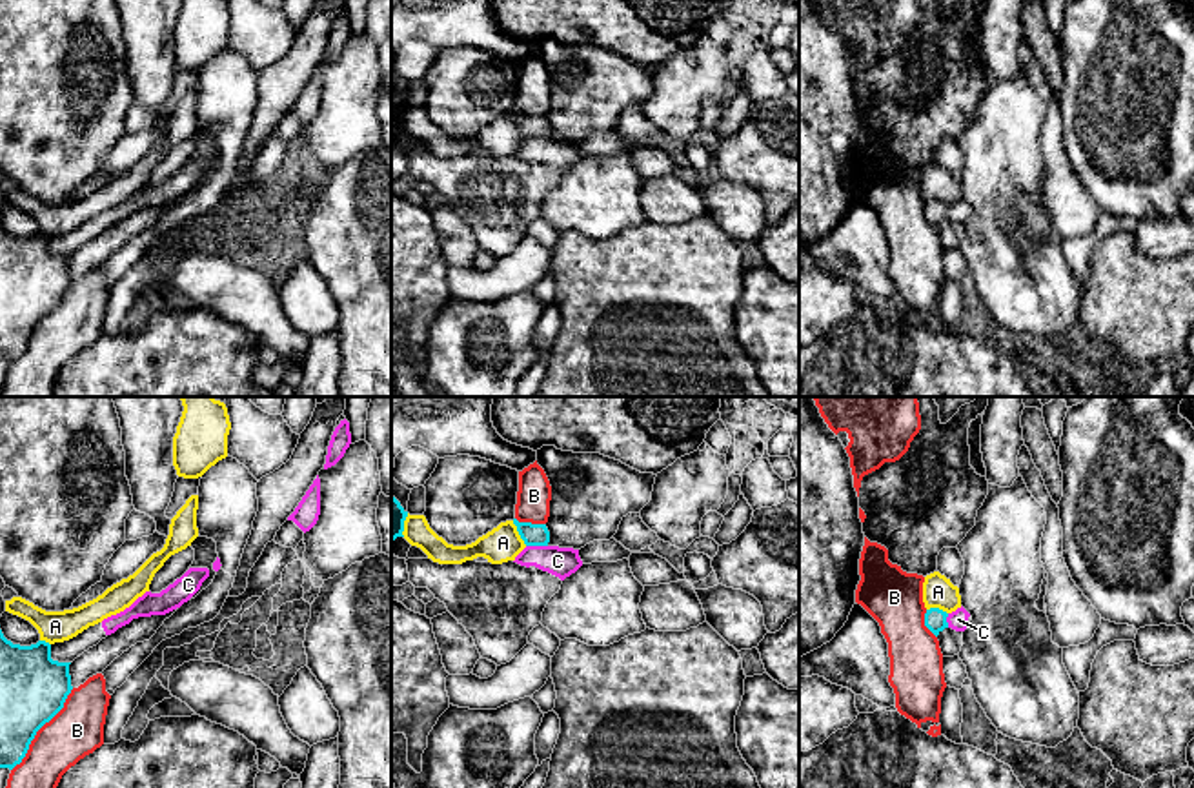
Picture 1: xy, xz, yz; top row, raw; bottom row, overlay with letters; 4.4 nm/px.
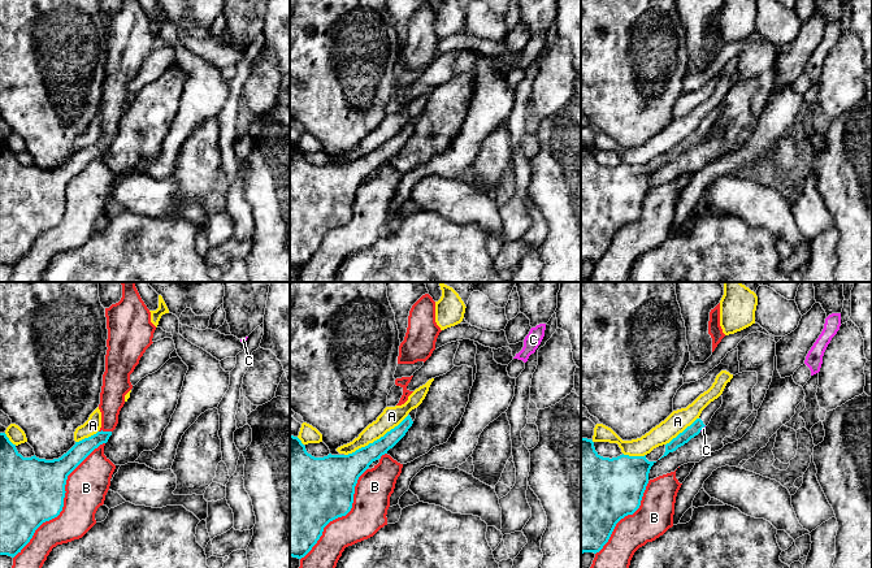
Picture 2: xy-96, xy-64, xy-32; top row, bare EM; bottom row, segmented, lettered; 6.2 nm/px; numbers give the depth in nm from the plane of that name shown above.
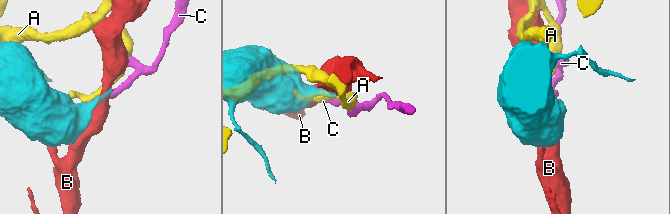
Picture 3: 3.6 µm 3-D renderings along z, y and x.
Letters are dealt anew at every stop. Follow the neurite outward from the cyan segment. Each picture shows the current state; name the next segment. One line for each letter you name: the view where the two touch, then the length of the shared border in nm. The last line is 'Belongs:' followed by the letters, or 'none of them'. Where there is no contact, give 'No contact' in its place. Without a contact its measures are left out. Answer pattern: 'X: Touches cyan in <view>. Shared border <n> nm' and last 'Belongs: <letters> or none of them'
Belongs: none of them

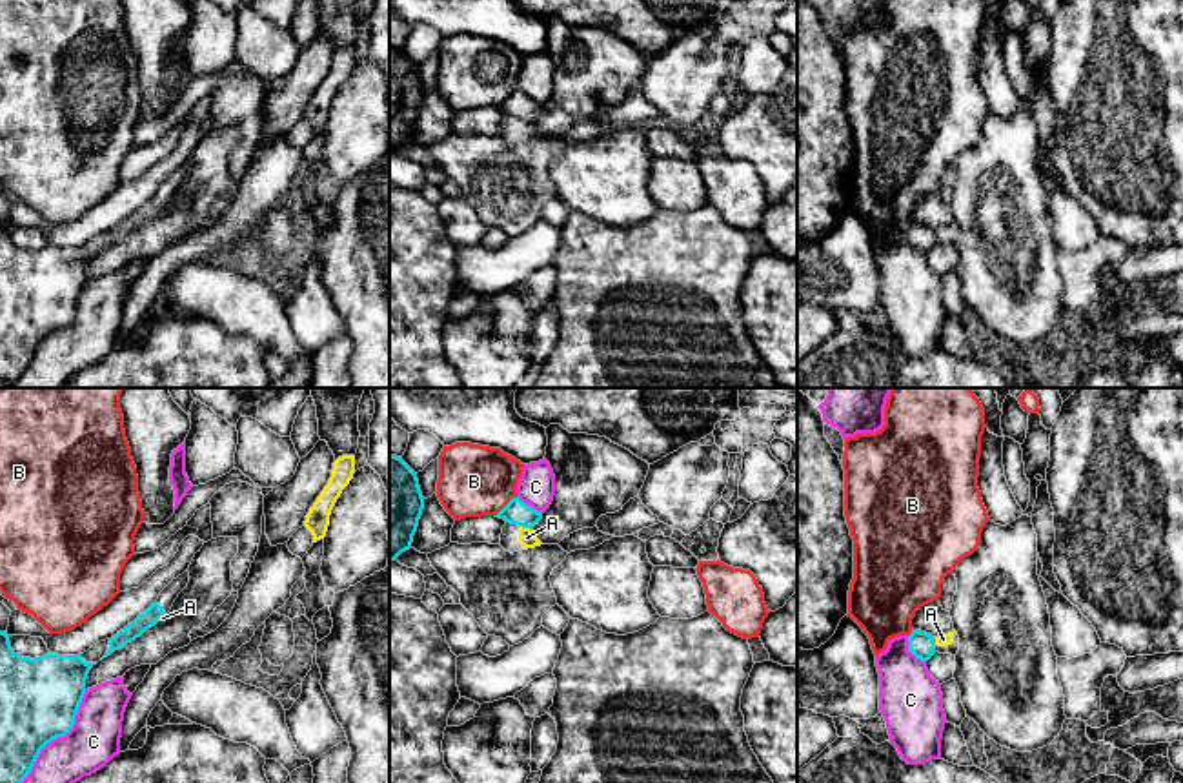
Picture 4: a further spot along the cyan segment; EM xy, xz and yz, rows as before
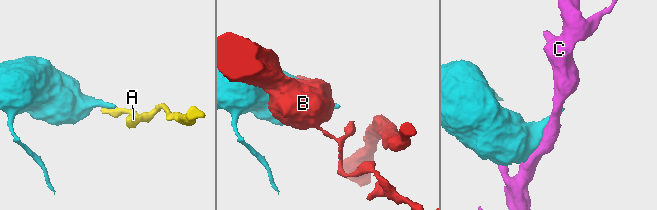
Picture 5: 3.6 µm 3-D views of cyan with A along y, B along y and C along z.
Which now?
B: Touches cyan in xz. Shared border 130 nm
Belongs: B

